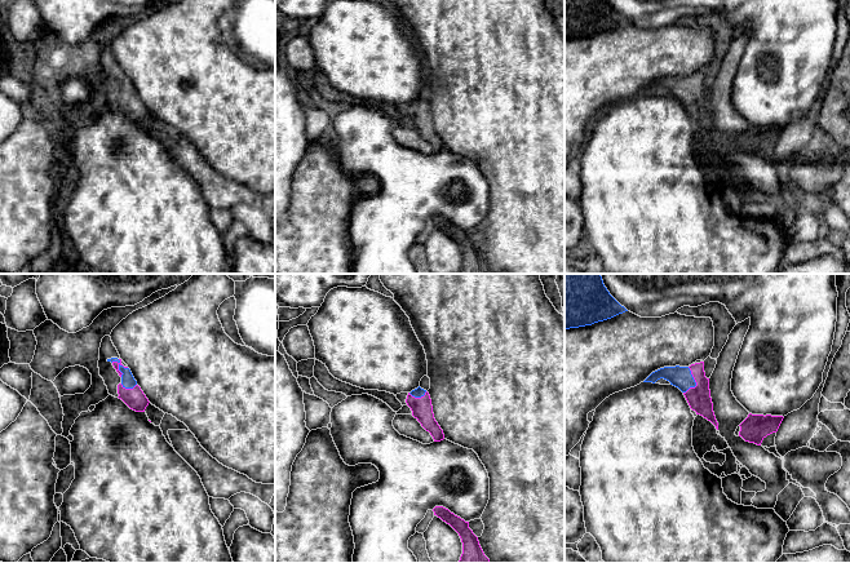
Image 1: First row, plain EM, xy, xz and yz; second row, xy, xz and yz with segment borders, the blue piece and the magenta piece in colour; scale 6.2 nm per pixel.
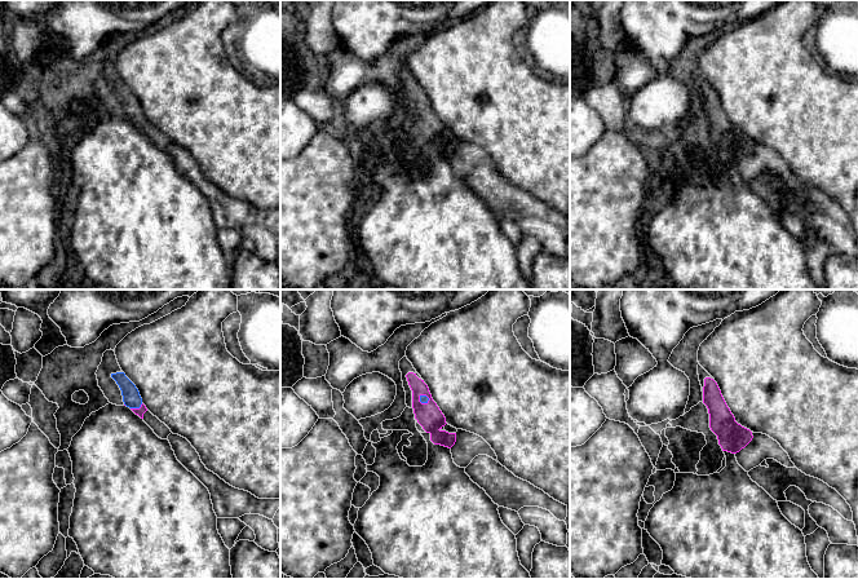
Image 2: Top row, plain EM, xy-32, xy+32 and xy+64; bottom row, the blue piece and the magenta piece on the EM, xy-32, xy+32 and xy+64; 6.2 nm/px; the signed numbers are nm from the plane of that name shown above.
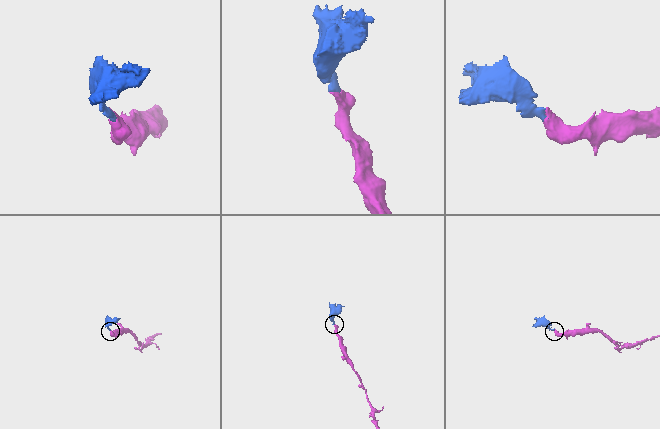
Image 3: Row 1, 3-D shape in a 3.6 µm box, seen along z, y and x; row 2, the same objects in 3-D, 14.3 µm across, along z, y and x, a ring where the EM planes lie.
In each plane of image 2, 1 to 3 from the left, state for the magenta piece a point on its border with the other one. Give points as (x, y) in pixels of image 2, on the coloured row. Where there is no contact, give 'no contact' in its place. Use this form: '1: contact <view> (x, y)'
1: contact xy-32 (136, 407)
2: contact xy+32 (424, 396)
3: no contact

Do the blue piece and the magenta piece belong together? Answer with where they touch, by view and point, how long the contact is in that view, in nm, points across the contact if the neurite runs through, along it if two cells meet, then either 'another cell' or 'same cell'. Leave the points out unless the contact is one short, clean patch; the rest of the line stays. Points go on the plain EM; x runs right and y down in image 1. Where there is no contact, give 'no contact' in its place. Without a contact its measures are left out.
meets blue in yz at (695, 93); contact 170 nm long; runs through yz (681, 88), (695, 93), (699, 110); same cell

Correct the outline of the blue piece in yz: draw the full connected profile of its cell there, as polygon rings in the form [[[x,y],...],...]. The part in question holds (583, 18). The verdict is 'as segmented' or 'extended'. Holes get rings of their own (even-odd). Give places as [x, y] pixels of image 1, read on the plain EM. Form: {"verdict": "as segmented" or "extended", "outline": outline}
{"verdict": "as segmented", "outline": [[[565,0],[565,40],[592,36],[625,22],[607,0]]]}

